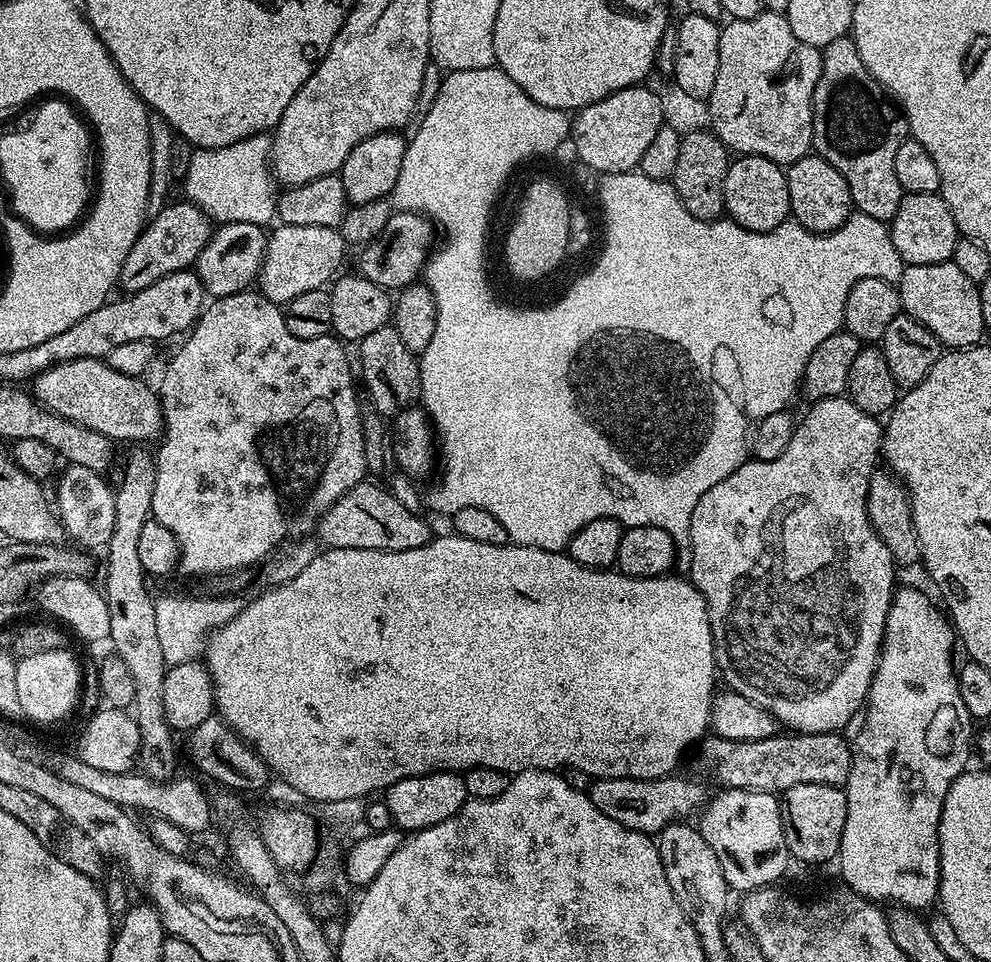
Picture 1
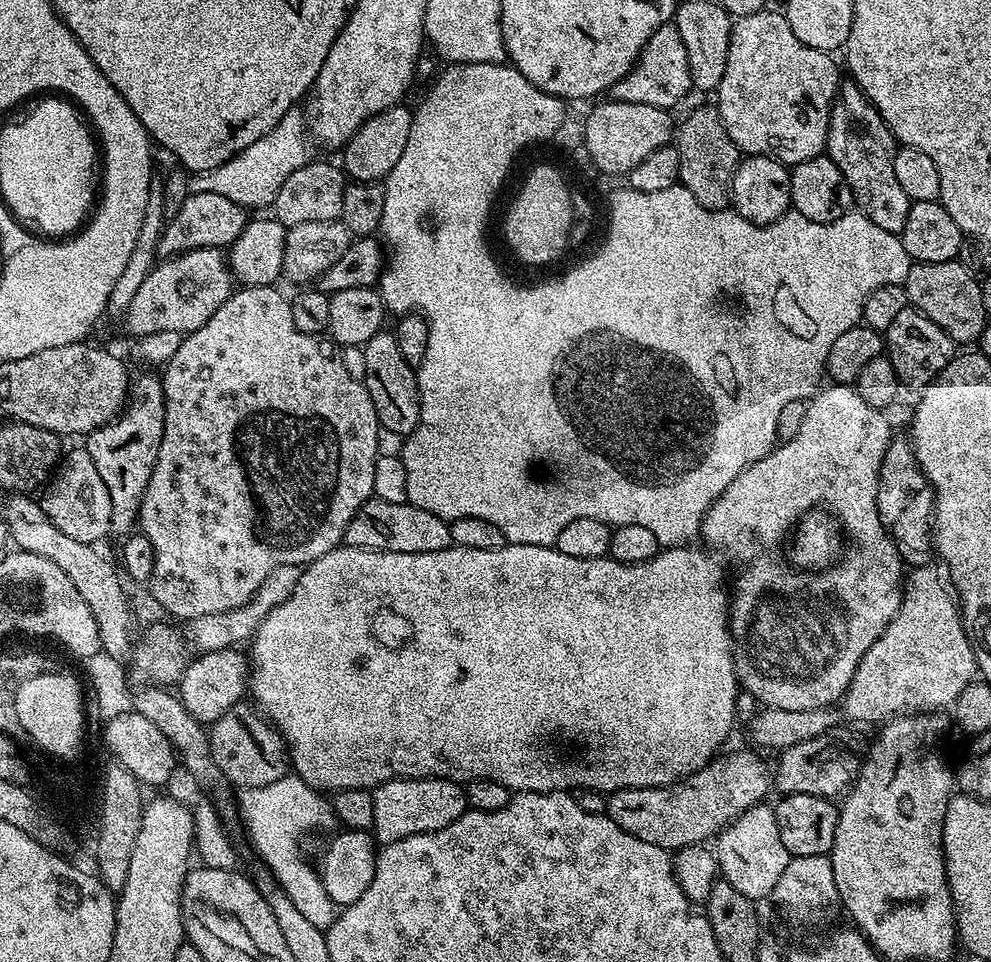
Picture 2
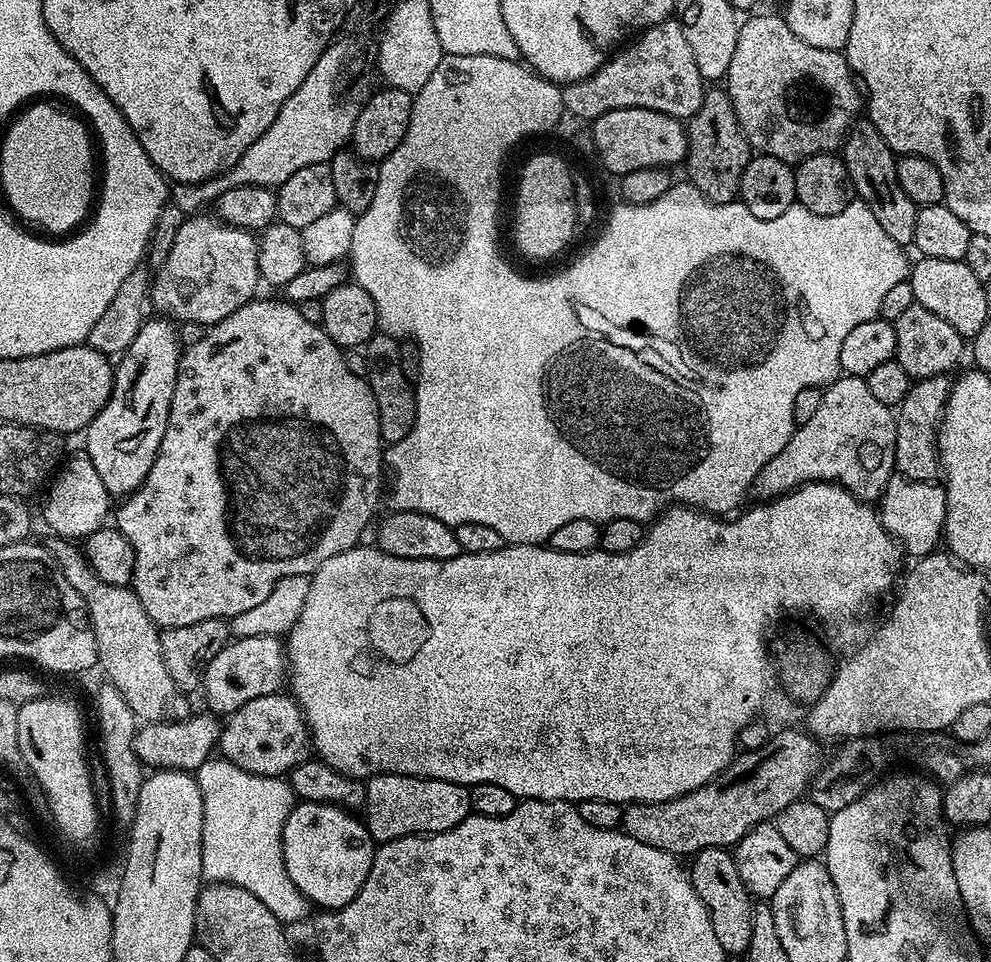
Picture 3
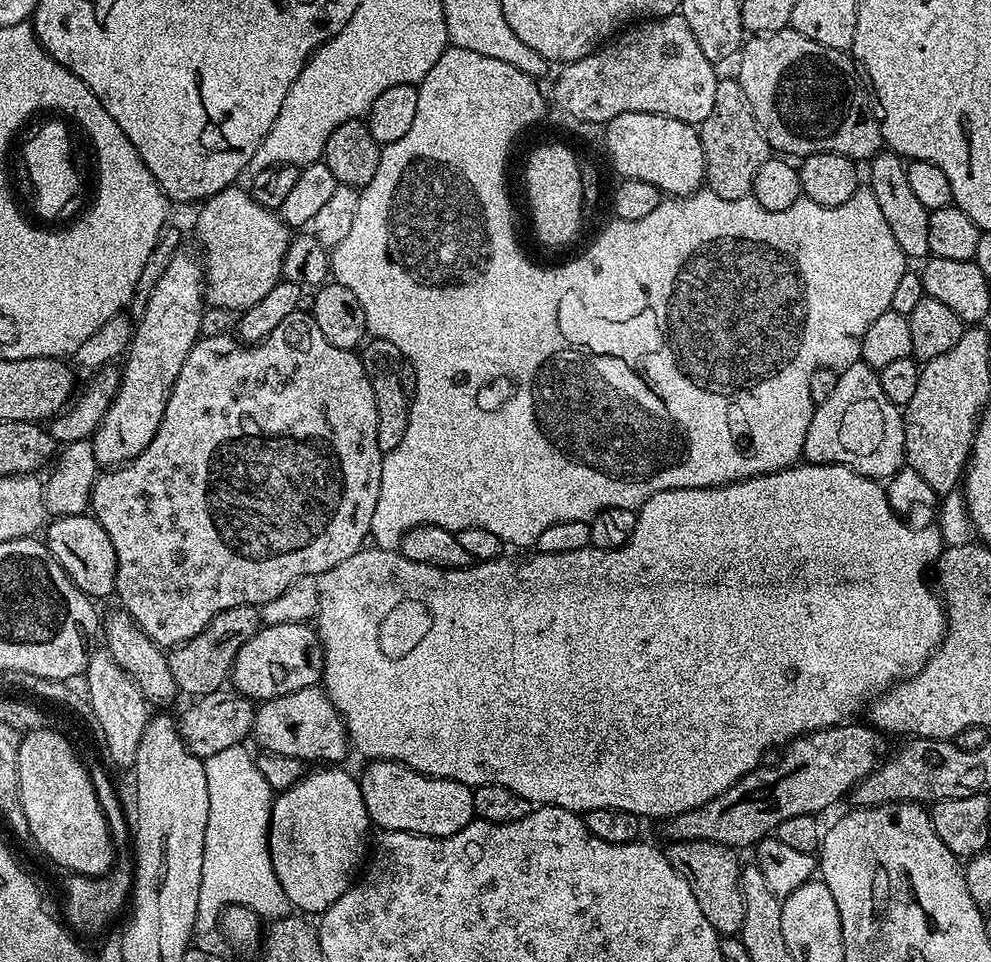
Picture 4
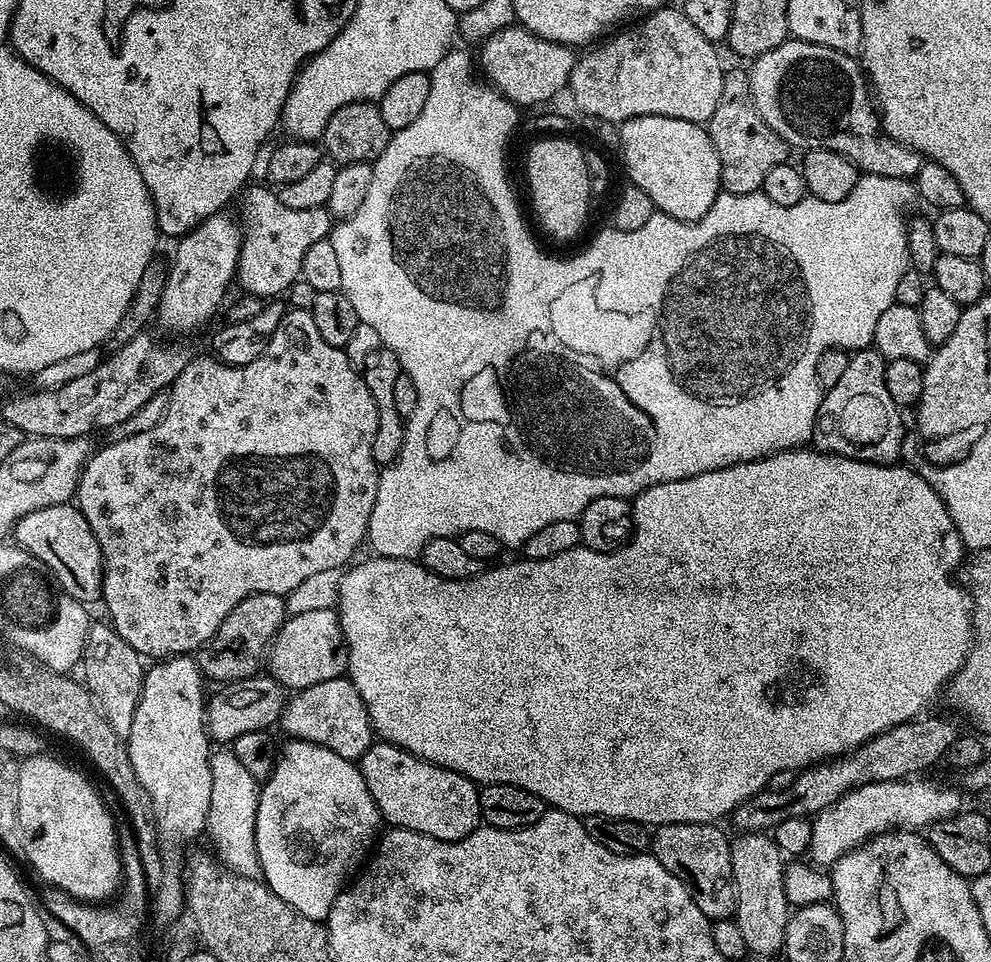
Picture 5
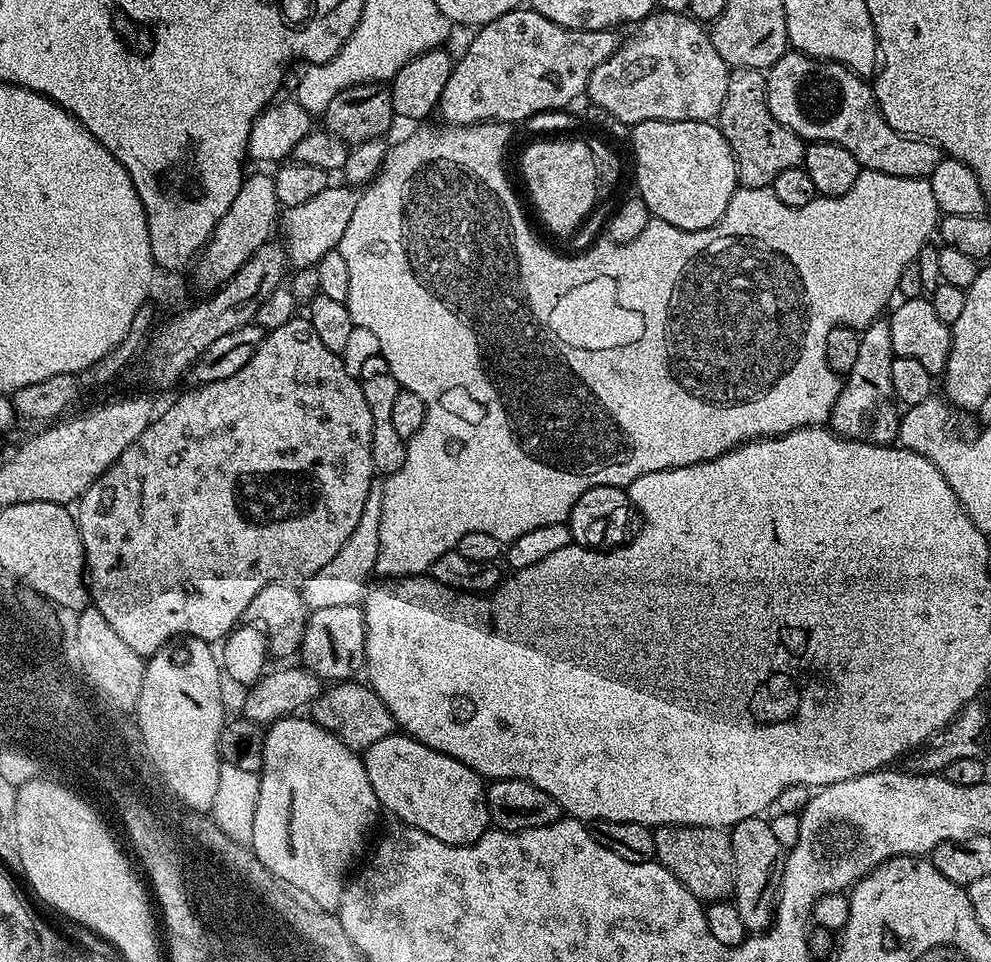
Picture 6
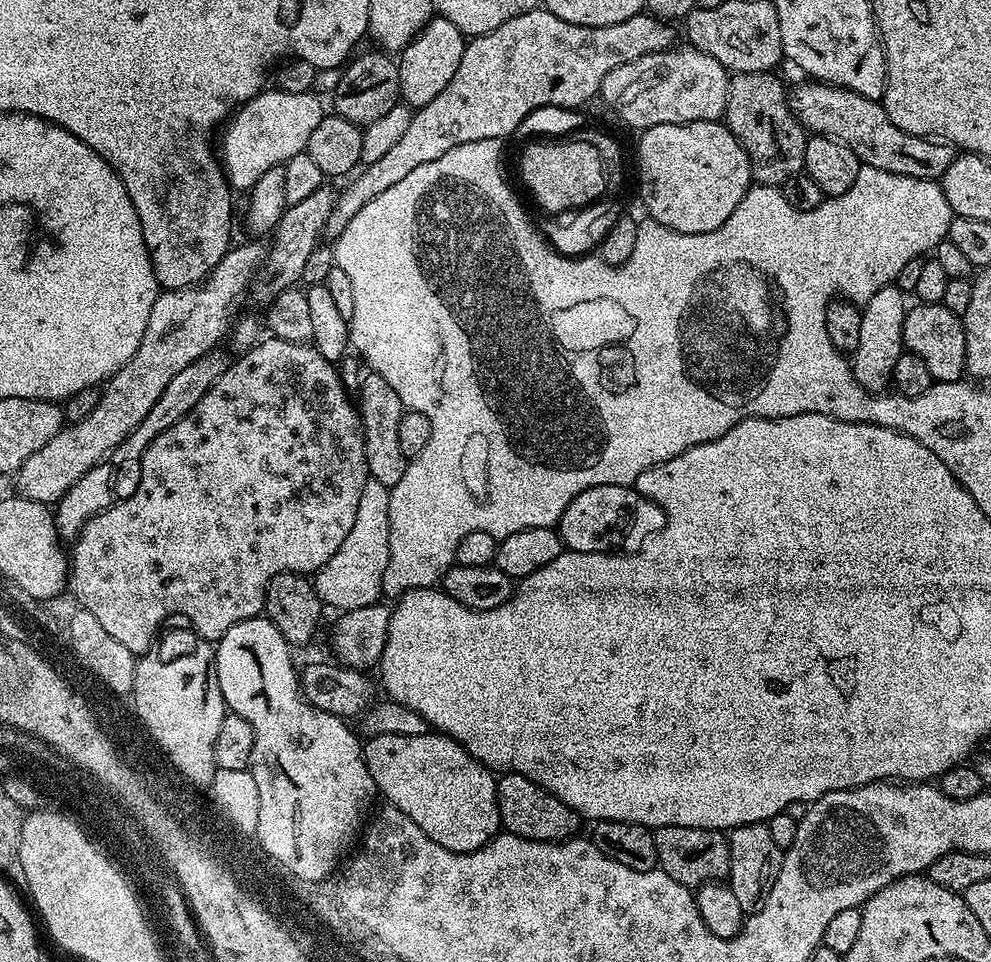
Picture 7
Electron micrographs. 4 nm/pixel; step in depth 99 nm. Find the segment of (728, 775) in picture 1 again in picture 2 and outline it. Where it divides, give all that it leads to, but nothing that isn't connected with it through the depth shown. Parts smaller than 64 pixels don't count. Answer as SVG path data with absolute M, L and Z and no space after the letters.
M837 726L831 732L818 734L818 738L809 738L807 742L798 742L798 746L785 748L777 755L780 757L776 764L774 760L775 791L780 794L814 794L827 800L843 797L858 778L865 755L859 738L843 726Z

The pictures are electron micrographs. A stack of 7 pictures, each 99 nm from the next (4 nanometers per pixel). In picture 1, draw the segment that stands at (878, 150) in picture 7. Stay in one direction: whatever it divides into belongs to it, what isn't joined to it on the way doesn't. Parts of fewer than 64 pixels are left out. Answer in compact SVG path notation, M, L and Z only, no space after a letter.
M765 10L754 18L727 23L720 30L718 79L707 98L711 131L733 153L761 156L781 166L798 162L813 151L812 99L822 70L821 49L794 38L787 15L778 12Z

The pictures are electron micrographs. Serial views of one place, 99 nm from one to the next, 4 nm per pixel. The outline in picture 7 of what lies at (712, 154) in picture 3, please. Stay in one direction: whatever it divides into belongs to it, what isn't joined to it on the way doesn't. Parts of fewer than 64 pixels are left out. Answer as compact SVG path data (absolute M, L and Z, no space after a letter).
M738 72L728 81L728 101L723 114L728 128L746 150L756 184L783 185L804 166L806 129L792 113L789 93L772 72Z

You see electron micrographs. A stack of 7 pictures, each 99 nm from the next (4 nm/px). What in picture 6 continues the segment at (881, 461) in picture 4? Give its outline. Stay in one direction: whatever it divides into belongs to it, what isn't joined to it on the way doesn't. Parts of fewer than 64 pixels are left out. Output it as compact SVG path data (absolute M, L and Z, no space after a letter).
M881 318L867 325L860 332L858 359L854 361L854 370L848 372L840 390L840 397L832 407L830 427L836 435L844 437L845 440L857 440L867 444L892 444L897 439L901 413L896 412L897 405L892 397L890 370L893 359L887 319Z

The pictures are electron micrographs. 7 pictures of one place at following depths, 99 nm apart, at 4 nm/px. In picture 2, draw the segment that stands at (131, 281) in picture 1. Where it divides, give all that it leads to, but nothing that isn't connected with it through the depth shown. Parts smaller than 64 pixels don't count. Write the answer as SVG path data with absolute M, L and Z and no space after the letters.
M218 190L212 192L189 191L182 202L182 209L170 220L159 238L156 253L161 259L189 252L195 248L227 249L242 234L250 219L249 209L226 198Z

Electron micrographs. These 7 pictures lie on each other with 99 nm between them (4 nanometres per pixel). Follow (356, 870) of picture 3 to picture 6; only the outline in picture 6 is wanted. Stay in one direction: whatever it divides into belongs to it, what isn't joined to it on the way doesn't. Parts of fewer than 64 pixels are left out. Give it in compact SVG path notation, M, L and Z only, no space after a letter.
M300 714L285 716L263 733L264 753L258 773L260 797L254 810L250 849L280 883L289 883L300 894L309 895L317 909L332 914L339 909L346 881L353 871L352 863L363 854L368 835L376 819L382 816L382 809L374 794L374 786L370 786L370 778L366 778L361 753L343 744L315 719L304 718Z

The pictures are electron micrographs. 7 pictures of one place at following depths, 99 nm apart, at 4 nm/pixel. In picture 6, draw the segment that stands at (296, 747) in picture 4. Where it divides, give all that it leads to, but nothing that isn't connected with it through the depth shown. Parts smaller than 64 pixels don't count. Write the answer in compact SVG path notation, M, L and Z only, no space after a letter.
M336 682L325 687L311 705L310 712L316 723L321 724L327 732L333 732L343 744L362 754L370 746L374 746L374 742L393 735L397 726L390 710L386 710L386 702L378 698L373 688L364 682L356 683L360 682Z

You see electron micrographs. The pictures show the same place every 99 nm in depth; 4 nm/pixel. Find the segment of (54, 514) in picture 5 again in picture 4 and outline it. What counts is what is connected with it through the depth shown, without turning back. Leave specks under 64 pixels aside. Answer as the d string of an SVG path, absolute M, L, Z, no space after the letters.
M91 514L78 516L57 516L47 525L46 543L52 551L52 557L60 563L62 570L88 596L111 597L116 591L116 555L114 542L110 542L110 534L102 530L96 517Z

